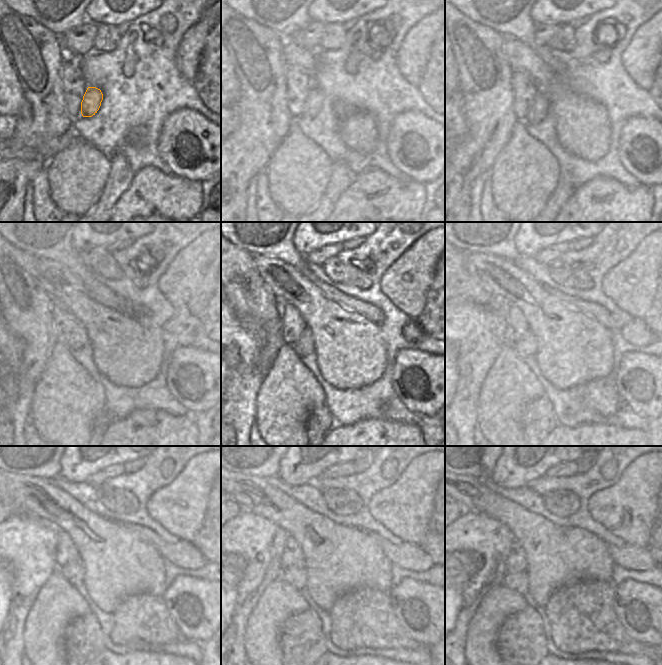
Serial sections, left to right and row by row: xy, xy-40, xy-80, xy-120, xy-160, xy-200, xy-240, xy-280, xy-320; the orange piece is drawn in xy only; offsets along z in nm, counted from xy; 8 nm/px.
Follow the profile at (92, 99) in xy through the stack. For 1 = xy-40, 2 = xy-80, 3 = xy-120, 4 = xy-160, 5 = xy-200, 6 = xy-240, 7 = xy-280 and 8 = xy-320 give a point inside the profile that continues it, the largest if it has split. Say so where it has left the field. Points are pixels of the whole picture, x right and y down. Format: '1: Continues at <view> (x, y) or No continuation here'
1: Continues at xy-40 (314, 102)
2: Continues at xy-80 (539, 109)
3: Continues at xy-120 (78, 338)
4: Continues at xy-160 (303, 346)
5: Continues at xy-200 (527, 345)
6: Continues at xy-240 (74, 572)
7: Continues at xy-280 (296, 575)
8: Continues at xy-320 (518, 582)

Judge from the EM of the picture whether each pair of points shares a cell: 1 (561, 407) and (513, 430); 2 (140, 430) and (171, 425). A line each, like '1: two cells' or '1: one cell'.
1: two cells
2: one cell

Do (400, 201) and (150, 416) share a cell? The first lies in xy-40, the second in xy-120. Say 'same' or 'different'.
same

